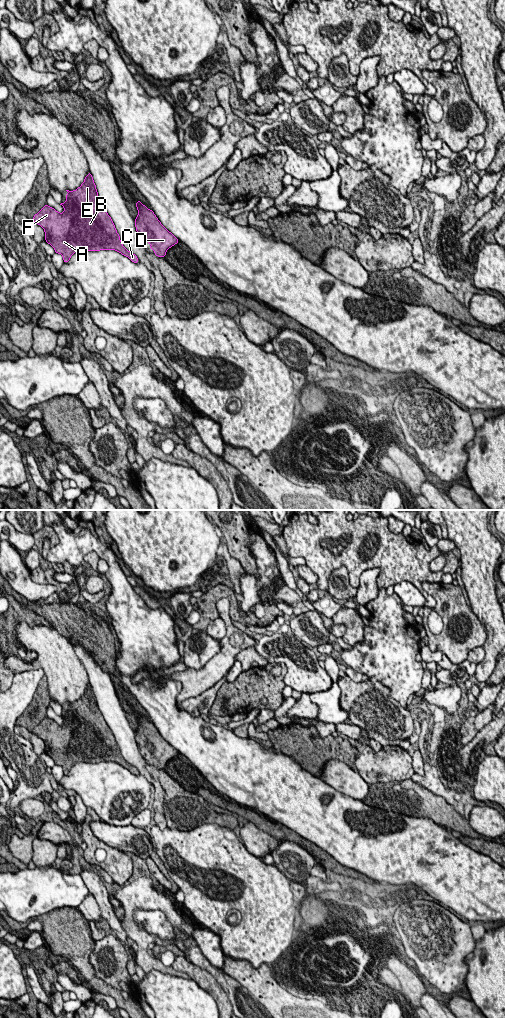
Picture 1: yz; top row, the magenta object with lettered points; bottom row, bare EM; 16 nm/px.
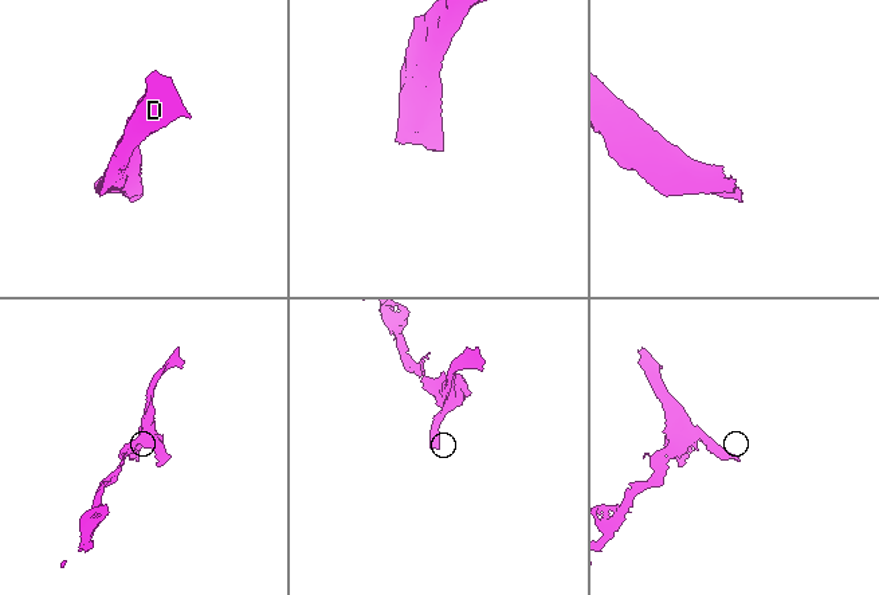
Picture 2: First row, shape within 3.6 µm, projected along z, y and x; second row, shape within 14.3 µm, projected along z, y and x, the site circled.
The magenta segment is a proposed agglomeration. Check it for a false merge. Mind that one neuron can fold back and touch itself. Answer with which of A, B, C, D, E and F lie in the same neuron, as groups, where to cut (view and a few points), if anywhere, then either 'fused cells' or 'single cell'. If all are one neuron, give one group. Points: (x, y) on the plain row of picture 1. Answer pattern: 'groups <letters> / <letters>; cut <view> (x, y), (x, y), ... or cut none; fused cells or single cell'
groups A B C D E F; cut none; single cell

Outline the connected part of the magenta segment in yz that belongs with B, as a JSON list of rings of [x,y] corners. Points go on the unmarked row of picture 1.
[[[90,684],[80,699],[73,703],[66,703],[68,704],[65,708],[66,714],[60,716],[64,720],[62,725],[46,716],[32,730],[33,734],[44,741],[45,753],[54,760],[55,765],[63,768],[64,775],[67,775],[71,768],[79,762],[115,762],[128,769],[132,774],[139,775],[137,768],[123,758],[115,737],[98,708],[96,697]]]

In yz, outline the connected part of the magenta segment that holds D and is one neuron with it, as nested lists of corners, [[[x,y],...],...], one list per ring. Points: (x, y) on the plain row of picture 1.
[[[137,712],[138,728],[135,730],[135,739],[141,752],[151,756],[156,768],[165,769],[169,760],[178,756],[179,752],[169,744],[158,732],[154,724]]]

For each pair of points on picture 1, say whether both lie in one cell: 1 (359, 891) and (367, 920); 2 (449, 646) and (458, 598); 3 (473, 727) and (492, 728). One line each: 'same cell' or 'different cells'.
1: same cell
2: same cell
3: different cells

